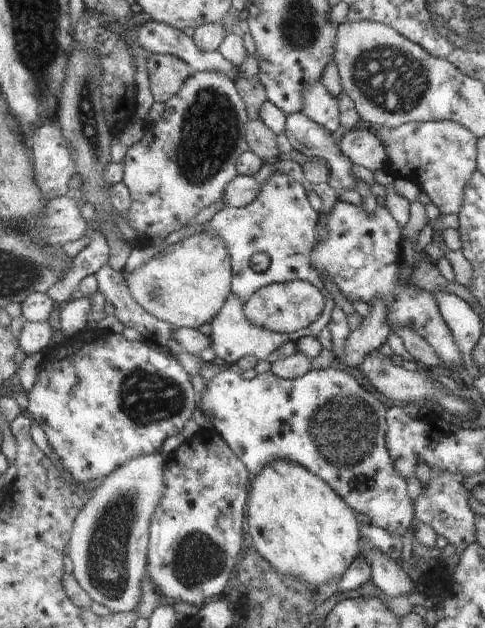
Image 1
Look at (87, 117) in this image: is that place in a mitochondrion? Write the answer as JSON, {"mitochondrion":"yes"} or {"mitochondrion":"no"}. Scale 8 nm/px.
{"mitochondrion":"yes"}

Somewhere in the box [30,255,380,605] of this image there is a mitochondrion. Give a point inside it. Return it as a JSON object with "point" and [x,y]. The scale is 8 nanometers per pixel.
{"point":[105,569]}

